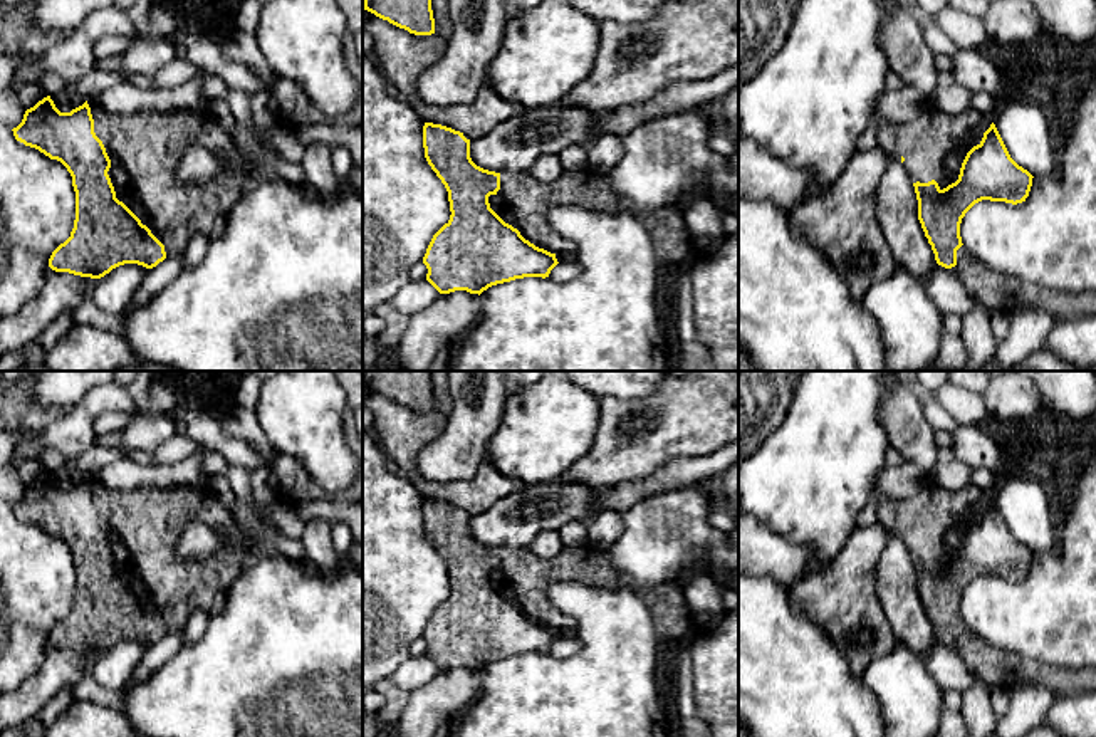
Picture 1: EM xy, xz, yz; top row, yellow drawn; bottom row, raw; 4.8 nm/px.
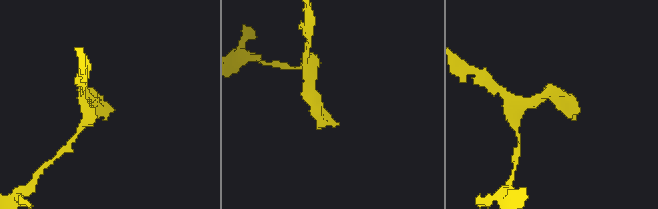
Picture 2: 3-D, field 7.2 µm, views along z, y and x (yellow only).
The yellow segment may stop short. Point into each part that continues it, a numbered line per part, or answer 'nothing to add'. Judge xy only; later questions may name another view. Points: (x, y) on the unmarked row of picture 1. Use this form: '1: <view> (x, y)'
1: xy (145, 524)

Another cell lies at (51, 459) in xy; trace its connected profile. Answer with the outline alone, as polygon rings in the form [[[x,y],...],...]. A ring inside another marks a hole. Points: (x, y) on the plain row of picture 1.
[[[44,448],[35,458],[47,472],[57,470],[65,463],[65,457],[57,448]]]

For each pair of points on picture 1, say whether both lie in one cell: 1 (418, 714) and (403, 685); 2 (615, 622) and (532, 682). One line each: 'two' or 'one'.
1: two
2: one

